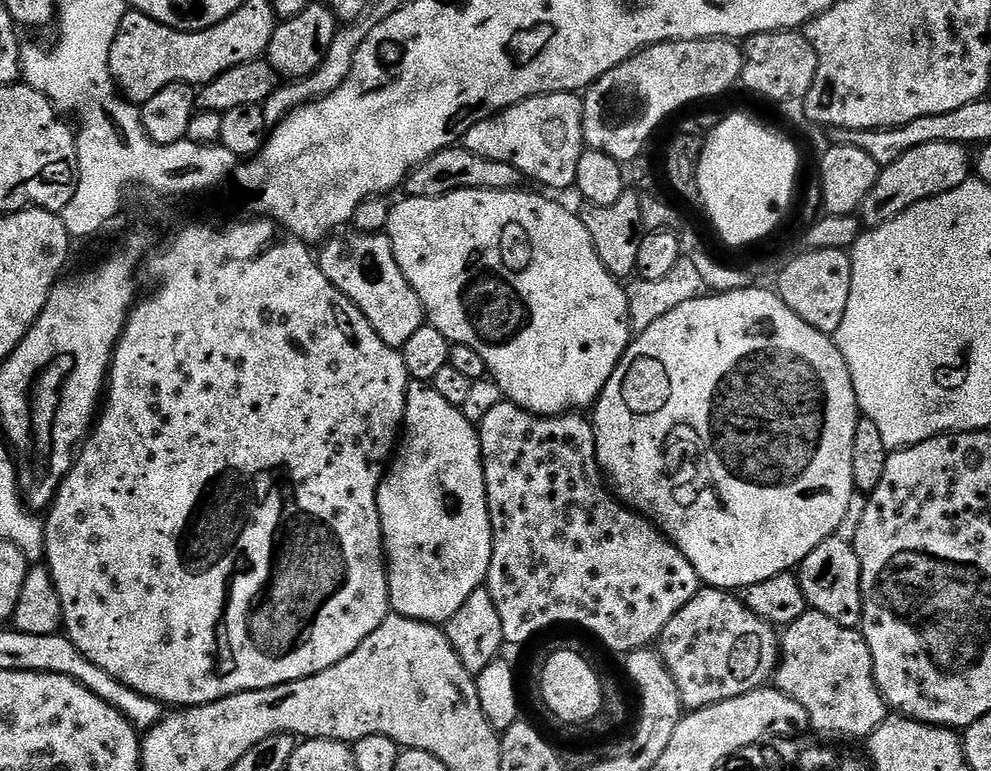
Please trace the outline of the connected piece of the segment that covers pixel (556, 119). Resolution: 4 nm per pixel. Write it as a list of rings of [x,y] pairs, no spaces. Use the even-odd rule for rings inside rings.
[[[551,92],[545,96],[532,96],[529,100],[518,102],[513,108],[505,108],[503,112],[498,112],[494,116],[488,116],[484,120],[480,120],[474,126],[470,126],[470,130],[462,138],[463,147],[470,149],[474,154],[478,154],[482,158],[490,158],[494,162],[510,162],[510,166],[514,166],[520,171],[521,177],[537,180],[540,184],[545,184],[548,188],[569,188],[571,189],[576,183],[576,175],[578,174],[578,158],[586,150],[584,142],[584,127],[582,126],[582,114],[584,113],[583,99],[575,92]]]

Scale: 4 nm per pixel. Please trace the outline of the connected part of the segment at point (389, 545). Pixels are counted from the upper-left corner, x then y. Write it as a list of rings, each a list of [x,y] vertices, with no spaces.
[[[412,380],[406,394],[406,410],[402,425],[402,439],[394,453],[394,463],[385,471],[384,480],[378,490],[378,514],[382,522],[382,538],[384,539],[384,554],[388,565],[388,602],[391,611],[397,616],[405,616],[411,620],[421,620],[427,624],[447,625],[454,614],[462,607],[462,602],[474,594],[488,579],[488,567],[492,557],[492,527],[488,513],[488,495],[484,481],[484,463],[480,453],[480,434],[477,425],[471,424],[464,417],[461,409],[450,406],[438,390],[427,380]]]

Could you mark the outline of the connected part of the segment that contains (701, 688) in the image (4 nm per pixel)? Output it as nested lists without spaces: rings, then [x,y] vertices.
[[[704,586],[666,622],[658,651],[680,688],[685,709],[695,710],[765,687],[780,662],[780,636],[773,625],[745,606],[739,595]]]

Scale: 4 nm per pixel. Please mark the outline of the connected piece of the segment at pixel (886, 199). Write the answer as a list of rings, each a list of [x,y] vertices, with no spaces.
[[[930,142],[902,154],[898,162],[883,165],[878,182],[874,182],[874,190],[866,194],[858,213],[863,227],[877,228],[926,198],[941,196],[954,190],[954,186],[962,186],[962,182],[966,182],[974,172],[974,156],[968,152],[971,151],[963,144]]]

